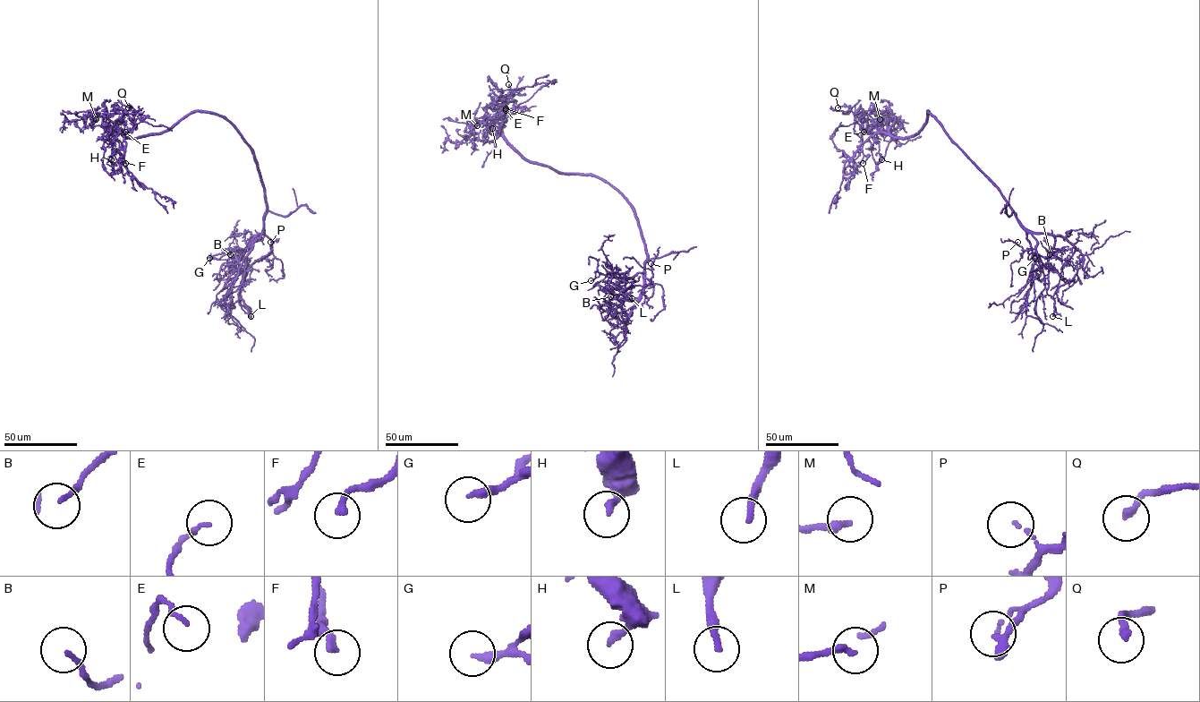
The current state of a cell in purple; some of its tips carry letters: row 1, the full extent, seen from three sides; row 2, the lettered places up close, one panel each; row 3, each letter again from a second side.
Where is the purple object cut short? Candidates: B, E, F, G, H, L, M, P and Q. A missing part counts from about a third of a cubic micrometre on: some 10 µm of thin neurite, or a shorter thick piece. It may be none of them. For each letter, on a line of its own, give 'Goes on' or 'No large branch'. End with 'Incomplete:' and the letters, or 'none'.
B: No large branch
E: No large branch
F: No large branch
G: No large branch
H: No large branch
L: No large branch
M: No large branch
P: No large branch
Q: No large branch
Incomplete: none

